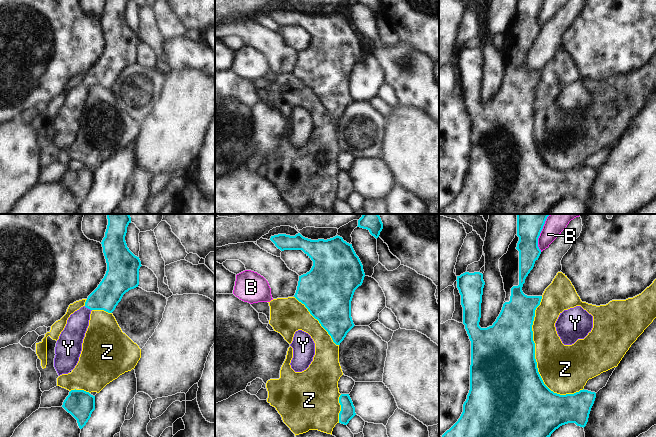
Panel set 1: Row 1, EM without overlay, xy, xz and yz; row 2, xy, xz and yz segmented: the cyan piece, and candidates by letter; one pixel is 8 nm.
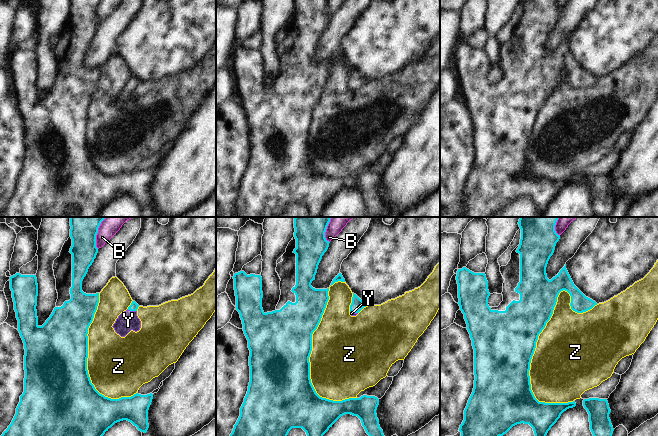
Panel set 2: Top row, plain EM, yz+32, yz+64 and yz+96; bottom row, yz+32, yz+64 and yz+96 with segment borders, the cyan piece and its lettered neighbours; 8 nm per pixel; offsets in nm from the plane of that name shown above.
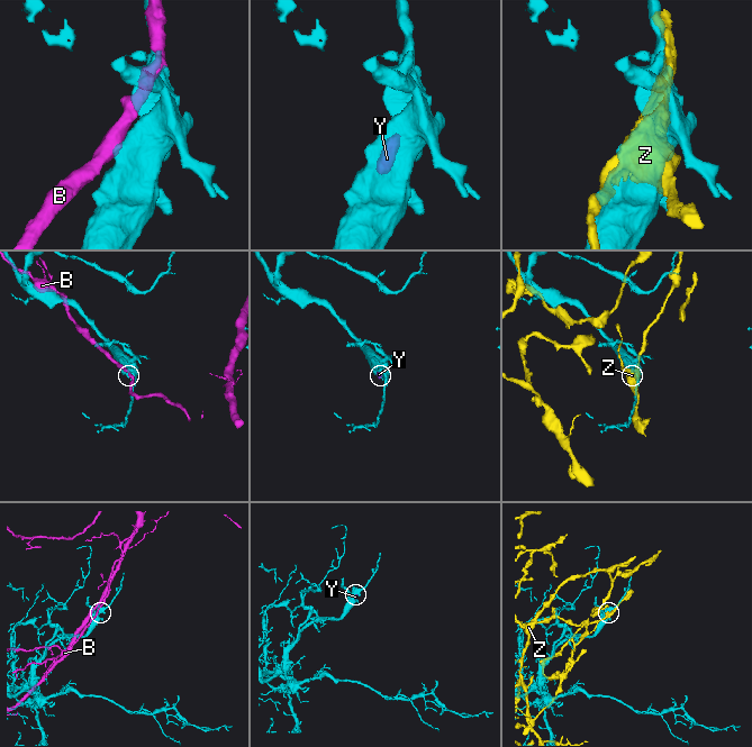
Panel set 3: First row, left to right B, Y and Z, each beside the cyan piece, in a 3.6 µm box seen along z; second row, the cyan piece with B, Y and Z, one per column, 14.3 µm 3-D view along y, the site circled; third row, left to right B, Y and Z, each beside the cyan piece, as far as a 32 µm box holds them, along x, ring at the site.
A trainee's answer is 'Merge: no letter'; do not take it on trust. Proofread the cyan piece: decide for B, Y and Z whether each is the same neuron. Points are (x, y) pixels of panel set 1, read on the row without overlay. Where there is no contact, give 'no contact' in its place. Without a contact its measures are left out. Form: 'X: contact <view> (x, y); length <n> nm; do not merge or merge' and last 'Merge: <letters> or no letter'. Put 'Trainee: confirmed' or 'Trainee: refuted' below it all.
B: contact yz (538, 13); length 220 nm; do not merge
Y: contact xy (88, 84); length 70 nm; merge
Z: contact yz (534, 130); length 850 nm; do not merge
Merge: Y
Trainee: refuted

